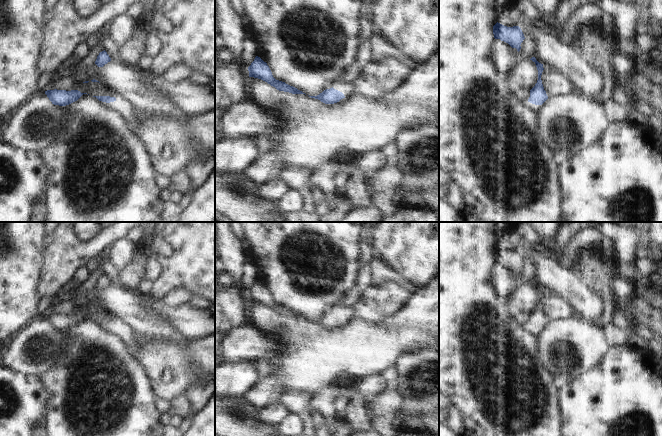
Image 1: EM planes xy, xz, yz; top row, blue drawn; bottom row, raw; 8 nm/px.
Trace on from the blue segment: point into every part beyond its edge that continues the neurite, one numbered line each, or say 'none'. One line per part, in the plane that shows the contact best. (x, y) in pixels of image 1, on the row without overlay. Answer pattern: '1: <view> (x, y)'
1: xz (343, 313)

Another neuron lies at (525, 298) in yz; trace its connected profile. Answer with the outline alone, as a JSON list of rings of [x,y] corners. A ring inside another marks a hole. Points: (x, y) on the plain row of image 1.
[[[524,284],[516,289],[509,297],[508,307],[515,313],[523,311],[531,314],[538,304],[538,294],[535,286]]]

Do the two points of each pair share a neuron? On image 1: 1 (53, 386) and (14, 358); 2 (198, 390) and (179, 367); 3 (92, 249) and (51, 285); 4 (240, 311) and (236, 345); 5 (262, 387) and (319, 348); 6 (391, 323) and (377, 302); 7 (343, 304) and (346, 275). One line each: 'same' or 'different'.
1: different
2: different
3: same
4: different
5: different
6: different
7: different

